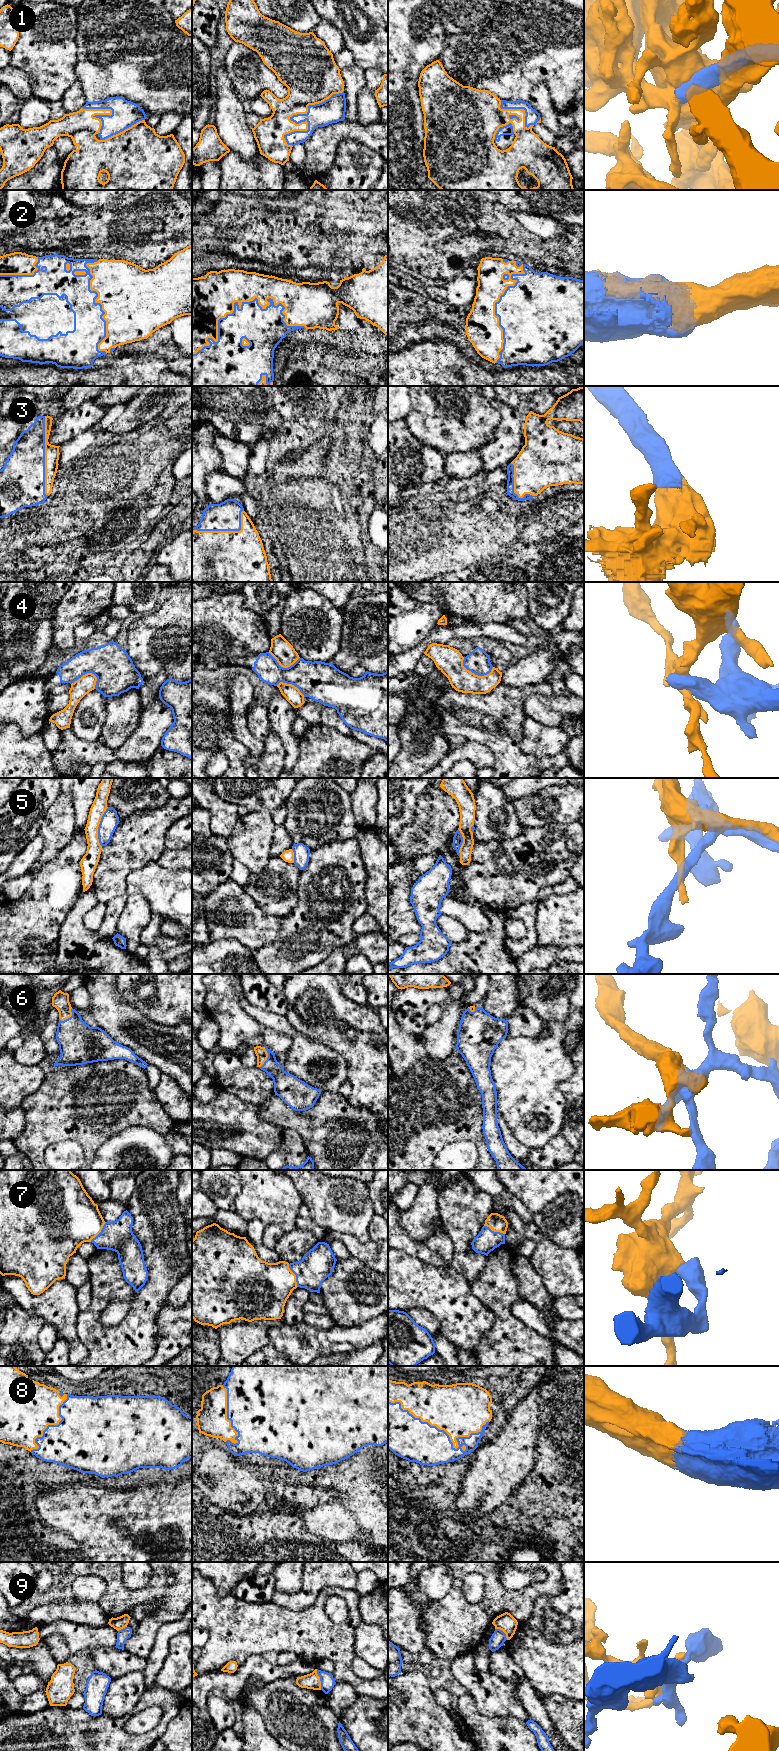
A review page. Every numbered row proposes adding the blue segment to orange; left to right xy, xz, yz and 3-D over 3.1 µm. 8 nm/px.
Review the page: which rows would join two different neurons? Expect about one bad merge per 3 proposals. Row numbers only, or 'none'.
4, 5, 9

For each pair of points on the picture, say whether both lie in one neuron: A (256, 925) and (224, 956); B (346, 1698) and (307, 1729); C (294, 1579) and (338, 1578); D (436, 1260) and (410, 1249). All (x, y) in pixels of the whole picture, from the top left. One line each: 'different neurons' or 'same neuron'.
A: different neurons
B: different neurons
C: different neurons
D: same neuron

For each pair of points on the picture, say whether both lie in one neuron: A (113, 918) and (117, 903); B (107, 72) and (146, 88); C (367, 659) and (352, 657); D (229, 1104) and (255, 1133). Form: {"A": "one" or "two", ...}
{"A": "one", "B": "one", "C": "one", "D": "one"}

